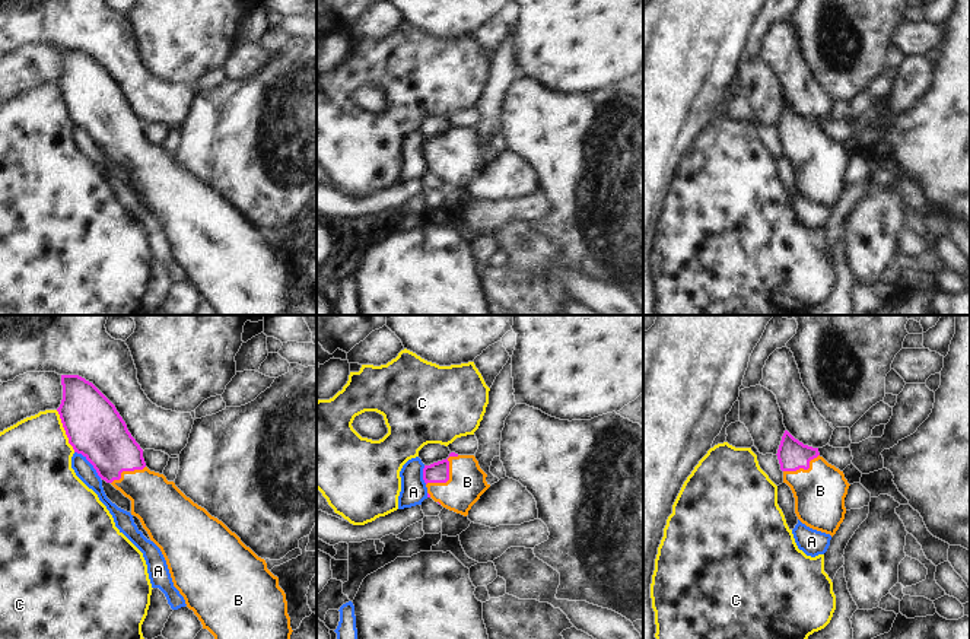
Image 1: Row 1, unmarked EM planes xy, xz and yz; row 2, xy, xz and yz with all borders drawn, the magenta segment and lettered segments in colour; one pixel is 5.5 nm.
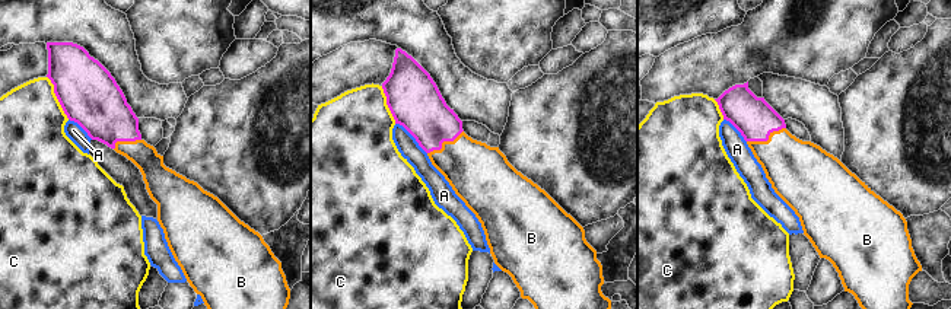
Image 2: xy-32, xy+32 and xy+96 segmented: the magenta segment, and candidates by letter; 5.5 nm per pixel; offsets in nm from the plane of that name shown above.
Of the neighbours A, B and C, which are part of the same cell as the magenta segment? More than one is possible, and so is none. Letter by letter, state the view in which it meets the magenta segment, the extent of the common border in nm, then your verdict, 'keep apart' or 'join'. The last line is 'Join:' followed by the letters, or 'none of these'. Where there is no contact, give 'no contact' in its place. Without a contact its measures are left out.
A: xy | 220 nm | keep apart
B: xz | 240 nm | join
C: xy | 260 nm | keep apart
Join: B

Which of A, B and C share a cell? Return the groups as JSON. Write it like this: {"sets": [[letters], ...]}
{"sets": [["A"], ["B"], ["C"]]}

